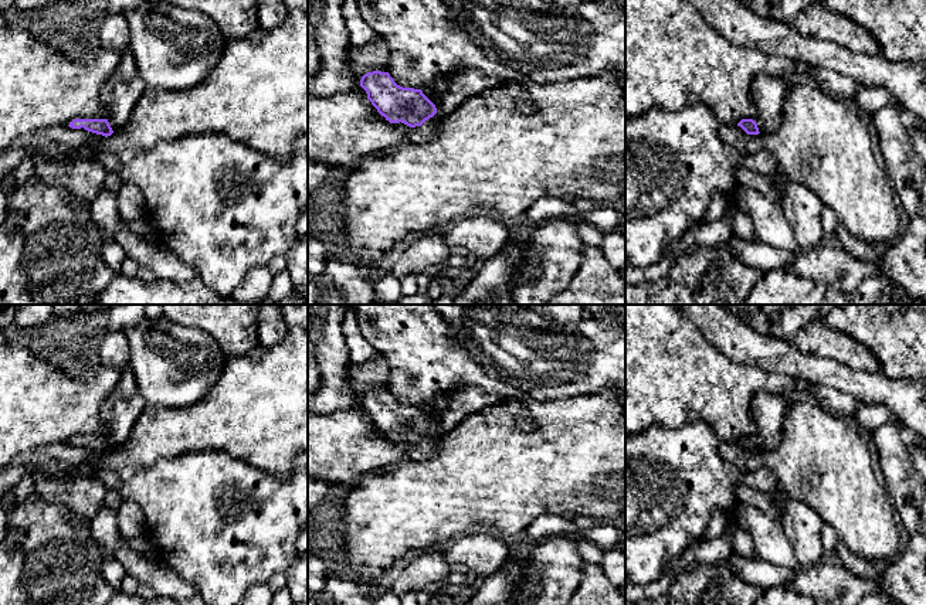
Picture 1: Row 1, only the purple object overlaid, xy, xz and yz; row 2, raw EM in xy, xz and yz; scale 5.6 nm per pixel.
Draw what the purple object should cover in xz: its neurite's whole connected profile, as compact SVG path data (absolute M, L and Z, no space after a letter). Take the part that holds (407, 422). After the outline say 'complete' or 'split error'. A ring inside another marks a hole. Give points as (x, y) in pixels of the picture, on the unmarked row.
M367 390L360 397L367 417L390 441L404 441L413 448L410 458L424 462L437 455L444 432L421 407L403 405L394 400L389 390Z; split error

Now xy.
M125 367L116 388L104 402L104 422L111 429L109 435L74 436L68 443L72 446L84 445L88 449L108 455L128 441L145 407L135 374L129 367Z; split error

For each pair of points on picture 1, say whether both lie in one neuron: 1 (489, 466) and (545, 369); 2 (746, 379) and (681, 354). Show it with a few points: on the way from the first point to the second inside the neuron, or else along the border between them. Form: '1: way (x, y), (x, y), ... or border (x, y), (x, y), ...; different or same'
1: border (526, 394), (538, 401), (562, 400); different
2: way (731, 379), (705, 379), (696, 370); same

